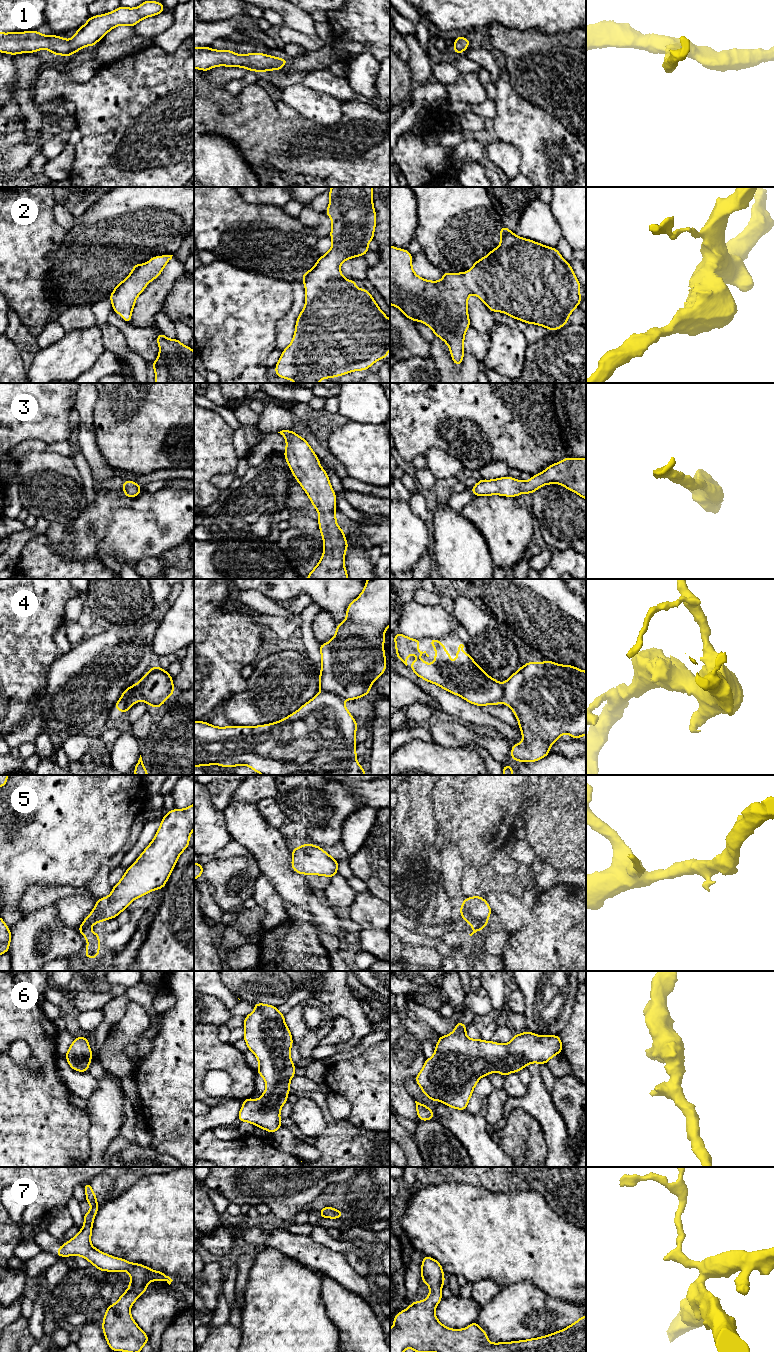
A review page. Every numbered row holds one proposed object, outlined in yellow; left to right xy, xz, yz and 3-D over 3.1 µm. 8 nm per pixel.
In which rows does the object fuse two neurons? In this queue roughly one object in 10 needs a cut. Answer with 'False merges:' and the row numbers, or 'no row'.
False merges: 4

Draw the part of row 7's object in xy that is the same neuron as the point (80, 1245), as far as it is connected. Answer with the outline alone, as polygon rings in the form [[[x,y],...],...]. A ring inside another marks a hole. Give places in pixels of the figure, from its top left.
[[[90,1182],[83,1188],[86,1202],[92,1208],[84,1214],[82,1229],[71,1240],[62,1244],[56,1251],[59,1257],[82,1256],[100,1271],[126,1271],[131,1275],[127,1290],[113,1305],[108,1305],[105,1312],[102,1330],[108,1346],[112,1351],[141,1352],[148,1342],[149,1336],[136,1324],[131,1316],[130,1308],[146,1292],[150,1281],[173,1281],[162,1271],[154,1271],[143,1264],[130,1263],[126,1259],[108,1255],[91,1245],[91,1234],[94,1218],[99,1204]]]

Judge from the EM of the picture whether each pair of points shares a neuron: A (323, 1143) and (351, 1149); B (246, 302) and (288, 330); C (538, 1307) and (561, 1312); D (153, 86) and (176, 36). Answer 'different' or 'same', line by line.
A: same
B: different
C: same
D: different

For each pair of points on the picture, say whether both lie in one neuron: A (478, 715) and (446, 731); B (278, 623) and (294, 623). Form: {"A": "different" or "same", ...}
{"A": "different", "B": "same"}

